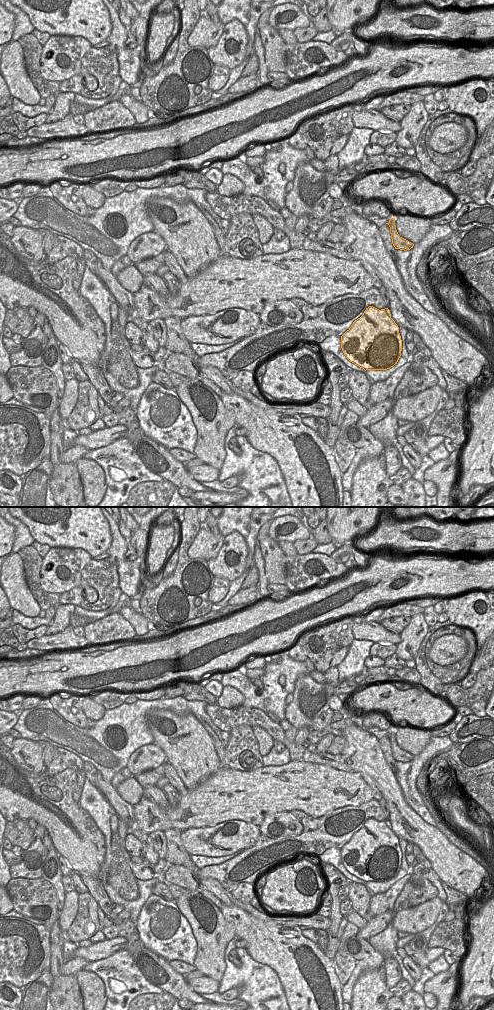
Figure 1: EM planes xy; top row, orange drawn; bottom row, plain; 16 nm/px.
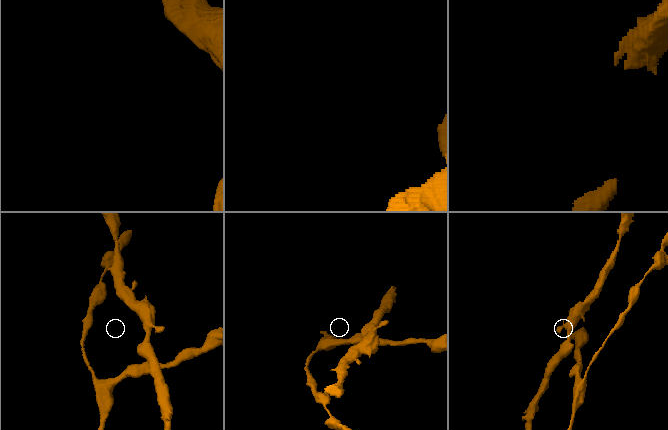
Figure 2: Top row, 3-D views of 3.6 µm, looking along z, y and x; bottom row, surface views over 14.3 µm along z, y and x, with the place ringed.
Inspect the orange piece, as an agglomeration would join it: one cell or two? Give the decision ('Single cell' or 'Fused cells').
Single cell.

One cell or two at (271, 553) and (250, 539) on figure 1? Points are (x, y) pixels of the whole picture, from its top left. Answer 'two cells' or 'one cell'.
two cells

